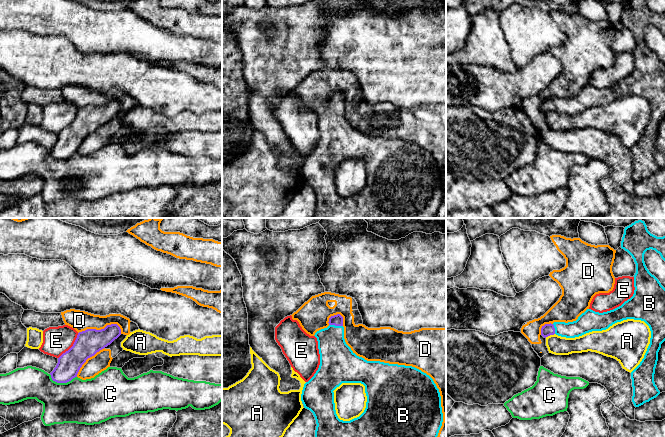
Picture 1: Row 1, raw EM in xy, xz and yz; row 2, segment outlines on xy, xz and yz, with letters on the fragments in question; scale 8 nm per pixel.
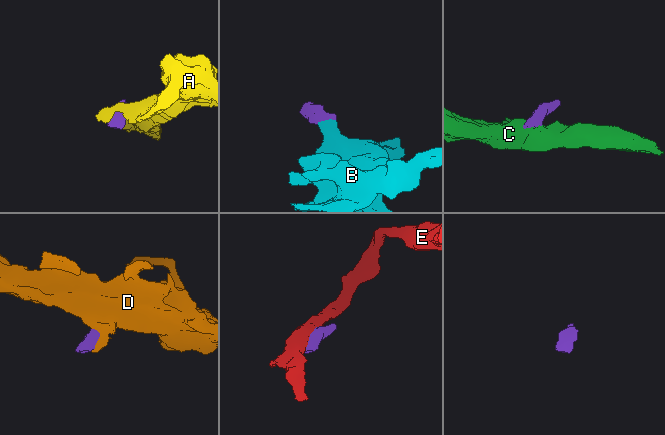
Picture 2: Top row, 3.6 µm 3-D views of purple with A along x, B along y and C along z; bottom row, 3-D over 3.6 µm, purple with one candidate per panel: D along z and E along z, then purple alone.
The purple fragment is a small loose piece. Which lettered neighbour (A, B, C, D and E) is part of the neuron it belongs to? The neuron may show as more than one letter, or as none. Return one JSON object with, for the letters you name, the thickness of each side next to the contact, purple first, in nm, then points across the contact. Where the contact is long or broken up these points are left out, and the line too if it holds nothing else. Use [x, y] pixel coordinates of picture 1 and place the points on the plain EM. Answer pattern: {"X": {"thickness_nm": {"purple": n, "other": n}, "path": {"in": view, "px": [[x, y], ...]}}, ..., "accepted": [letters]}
{"B": {"thickness_nm": {"purple": 90, "other": 260}, "path": {"in": "xz", "px": [[337, 96], [336, 101], [336, 132]]}}, "accepted": ["B"]}

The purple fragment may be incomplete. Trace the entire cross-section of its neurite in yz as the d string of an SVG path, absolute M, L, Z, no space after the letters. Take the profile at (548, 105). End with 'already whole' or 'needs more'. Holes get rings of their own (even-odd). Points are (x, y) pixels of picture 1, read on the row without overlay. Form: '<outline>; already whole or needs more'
M631 0L624 5L621 24L632 32L636 40L633 72L607 88L587 85L576 97L545 100L541 104L541 111L544 114L554 110L575 114L592 107L606 106L627 95L644 97L651 107L650 120L640 140L631 148L632 178L635 183L639 183L660 170L654 158L654 150L658 128L665 117L665 64L647 45L644 30L652 25L665 37L665 12L651 10L646 0Z; needs more

